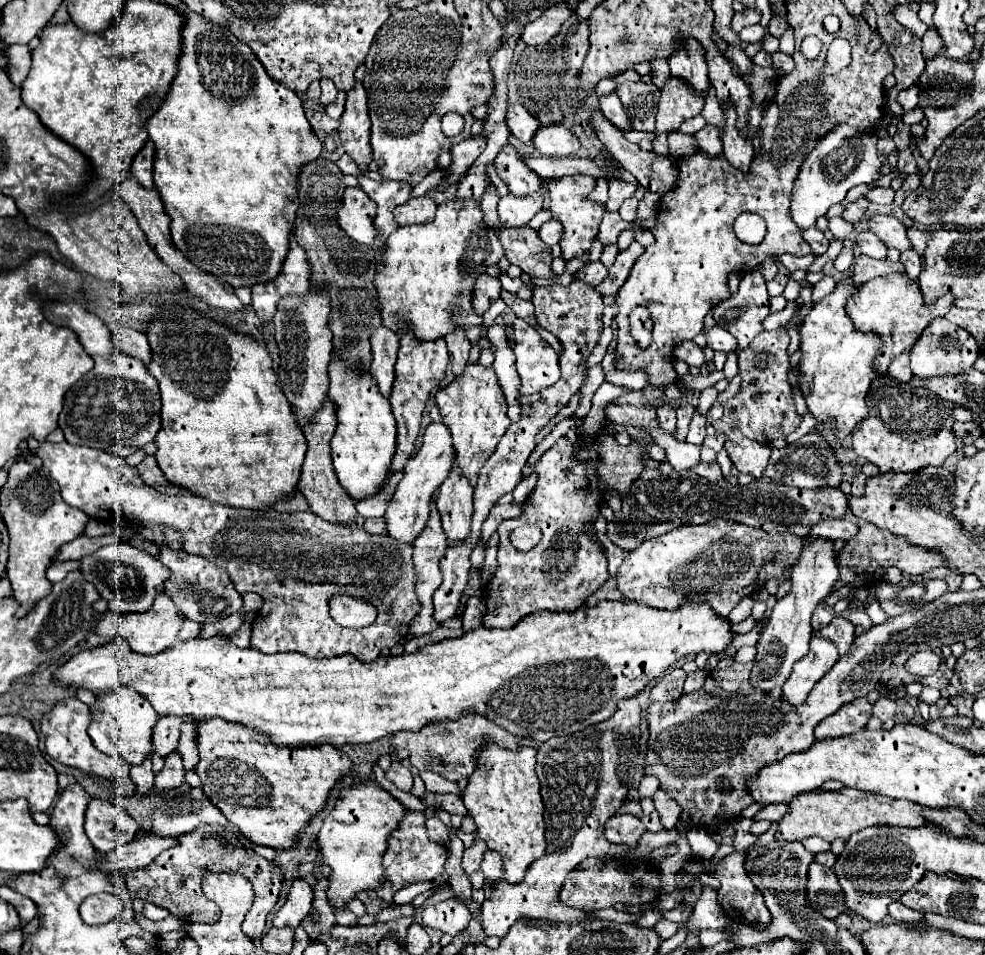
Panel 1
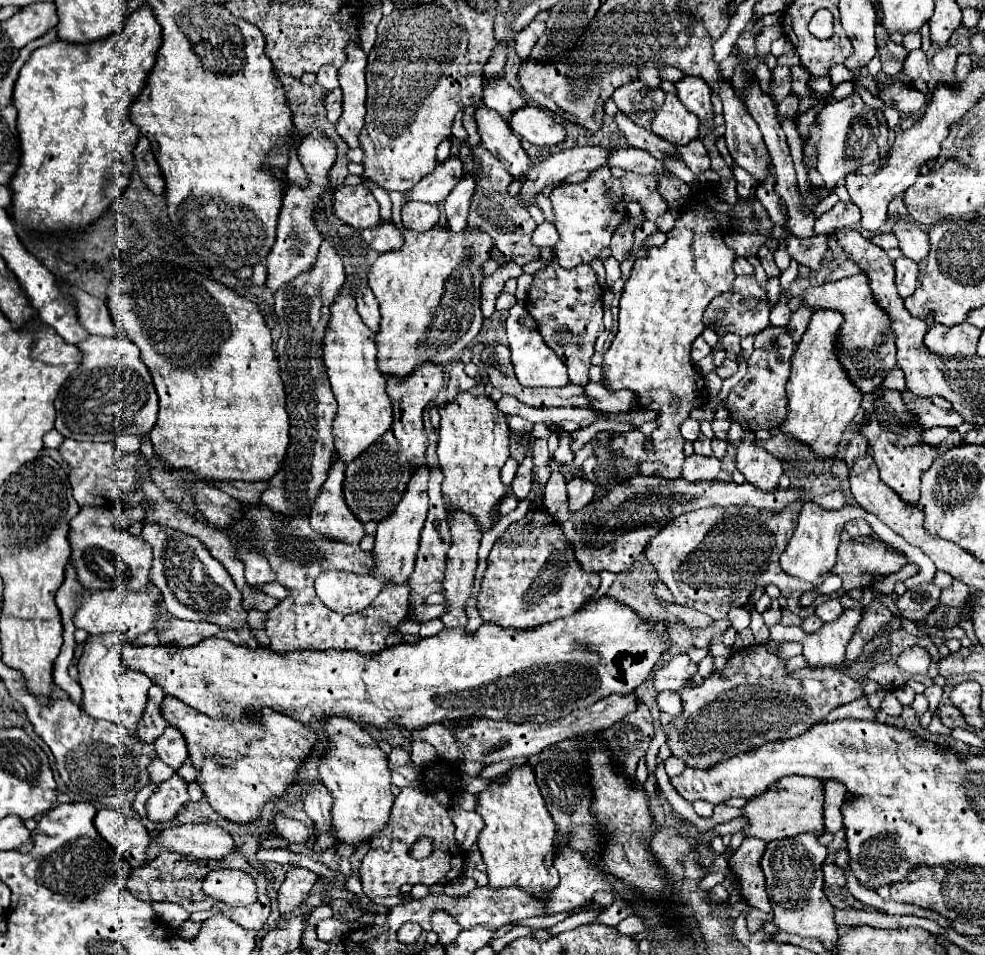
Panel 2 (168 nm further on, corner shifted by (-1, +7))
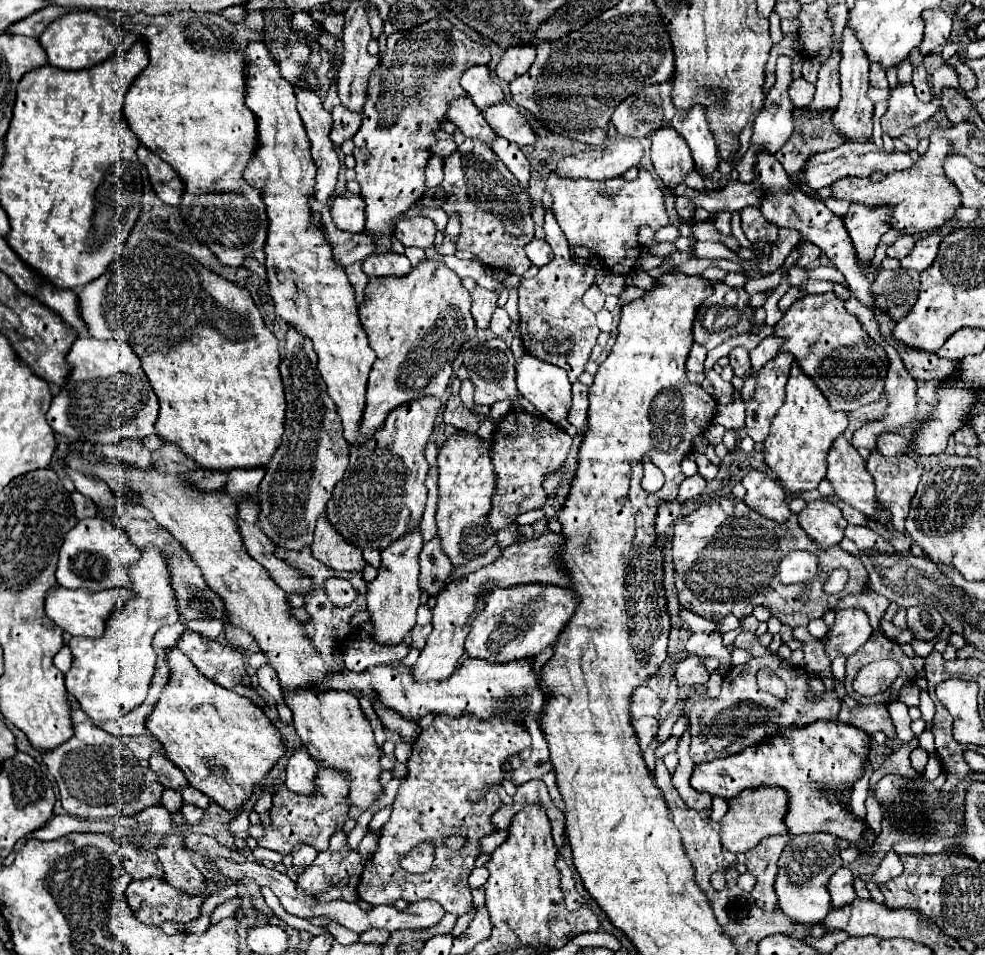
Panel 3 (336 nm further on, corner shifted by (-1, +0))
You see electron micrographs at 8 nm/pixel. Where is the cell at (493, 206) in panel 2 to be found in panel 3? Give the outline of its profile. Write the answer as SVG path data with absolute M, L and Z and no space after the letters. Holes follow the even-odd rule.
M466 139L458 149L444 159L444 191L448 191L446 213L460 213L462 229L456 247L470 251L482 259L486 267L504 269L514 275L524 275L532 265L524 253L524 245L534 239L534 221L530 217L530 199L524 195L516 177L504 167L496 153L476 139ZM486 191L508 191L510 195L486 197Z

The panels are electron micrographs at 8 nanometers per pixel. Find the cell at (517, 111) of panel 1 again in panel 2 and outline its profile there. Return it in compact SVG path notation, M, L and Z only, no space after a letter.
M504 78L484 80L484 98L482 102L496 110L502 118L508 118L514 110L526 106L526 100L518 90L514 90Z

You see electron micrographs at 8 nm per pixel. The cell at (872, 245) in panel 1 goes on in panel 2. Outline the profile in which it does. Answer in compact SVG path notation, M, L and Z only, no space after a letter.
M888 232L888 234L876 234L876 236L872 238L872 242L874 242L876 246L880 246L882 250L898 248L898 240L896 240L896 236L894 236L892 232Z

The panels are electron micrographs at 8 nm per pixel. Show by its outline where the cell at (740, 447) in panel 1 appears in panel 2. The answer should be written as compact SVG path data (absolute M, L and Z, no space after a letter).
M746 434L742 444L738 446L736 468L746 476L746 482L750 482L754 488L774 492L778 488L780 476L784 474L782 462L768 450L756 446L750 438L752 434Z

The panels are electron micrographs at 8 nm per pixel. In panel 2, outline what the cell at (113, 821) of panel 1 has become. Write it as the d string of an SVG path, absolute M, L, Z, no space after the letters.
M100 810L94 824L100 836L106 838L132 868L140 868L150 860L148 846L152 838L140 820L124 818L116 810Z

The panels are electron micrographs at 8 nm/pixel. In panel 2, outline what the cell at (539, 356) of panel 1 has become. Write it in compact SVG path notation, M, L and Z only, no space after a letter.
M516 304L506 320L508 346L512 350L512 364L516 370L516 378L522 386L548 386L548 388L564 388L568 386L568 368L566 364L544 344L538 330L530 330L518 324L518 316L524 314L524 304Z

